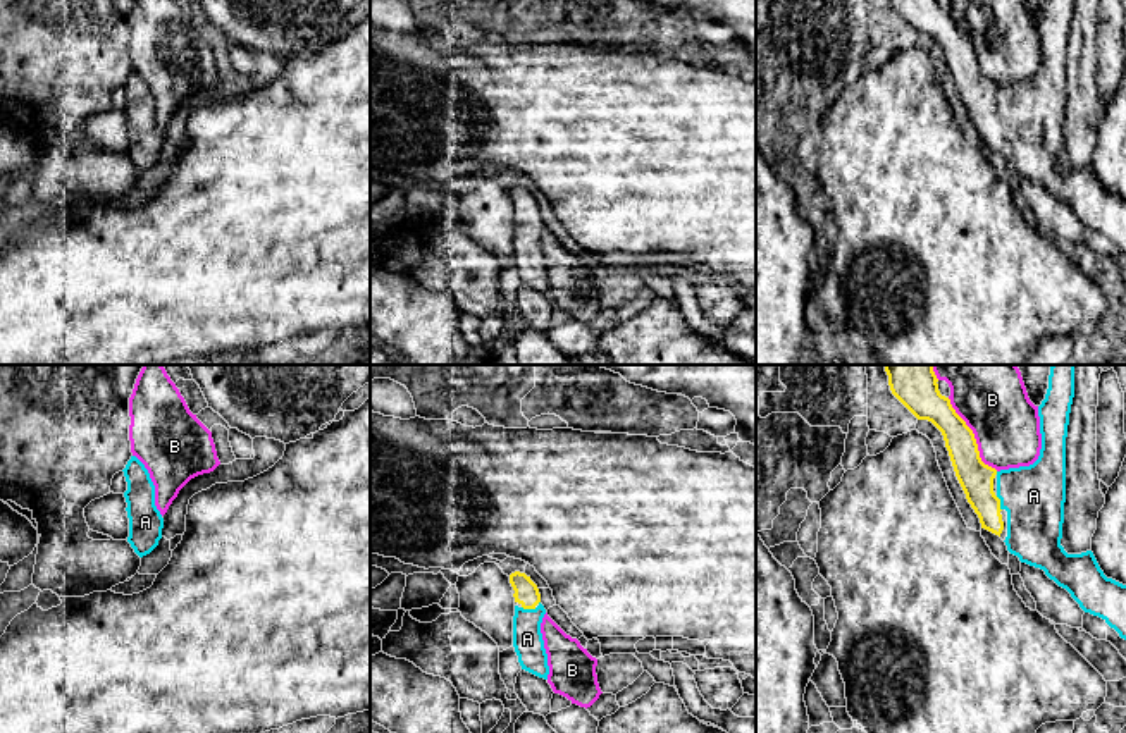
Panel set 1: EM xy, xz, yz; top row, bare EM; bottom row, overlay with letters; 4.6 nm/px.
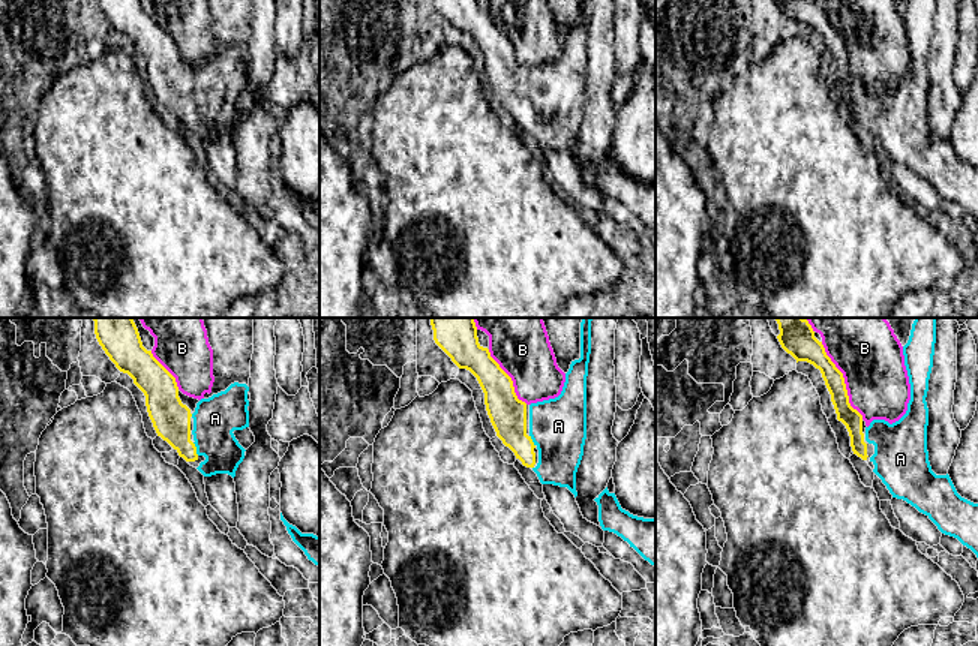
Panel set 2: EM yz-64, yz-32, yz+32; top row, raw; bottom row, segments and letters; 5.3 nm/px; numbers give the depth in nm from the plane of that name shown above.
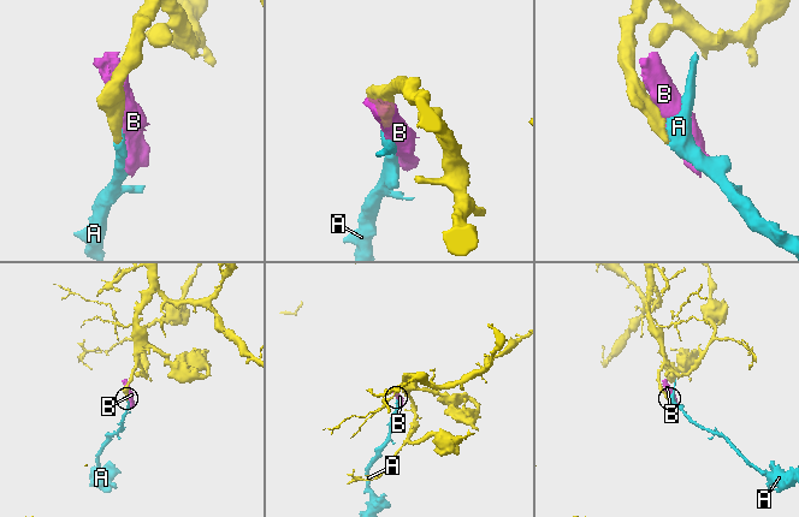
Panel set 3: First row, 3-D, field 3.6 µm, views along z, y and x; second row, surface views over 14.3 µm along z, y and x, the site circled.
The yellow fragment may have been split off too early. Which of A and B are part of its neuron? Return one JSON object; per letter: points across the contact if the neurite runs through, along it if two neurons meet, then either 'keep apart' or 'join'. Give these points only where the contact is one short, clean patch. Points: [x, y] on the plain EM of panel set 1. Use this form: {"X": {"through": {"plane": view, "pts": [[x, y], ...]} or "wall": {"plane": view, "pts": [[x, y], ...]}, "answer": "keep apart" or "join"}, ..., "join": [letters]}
{"A": {"through": {"plane": "xz", "pts": [[527, 209], [529, 222], [527, 253]]}, "answer": "join"}, "B": {"answer": "keep apart"}, "join": ["A"]}

